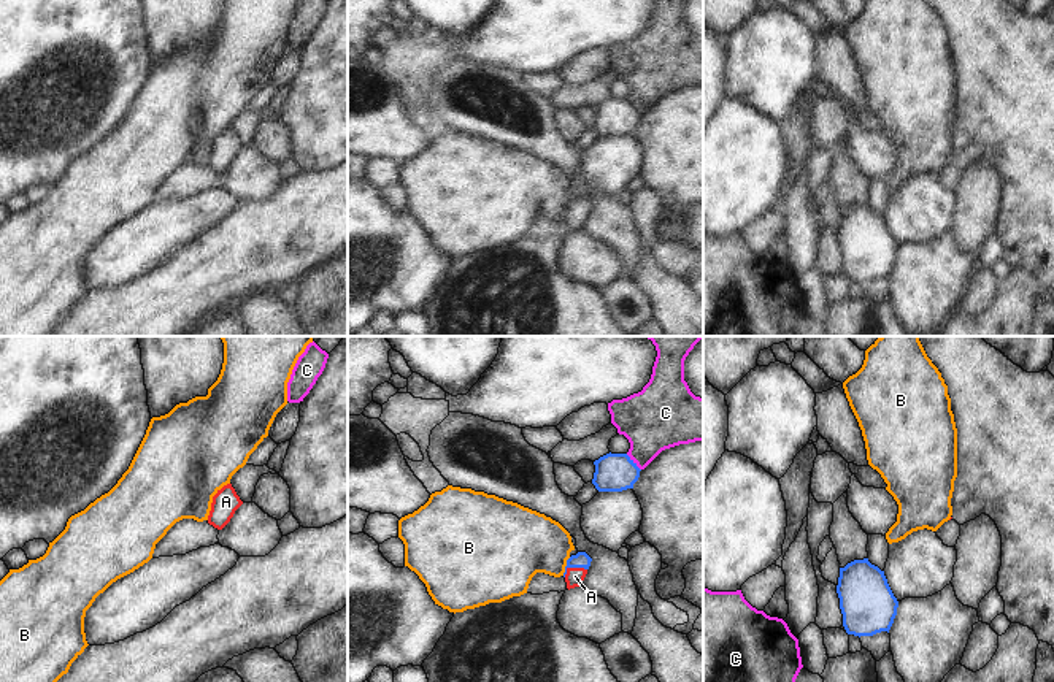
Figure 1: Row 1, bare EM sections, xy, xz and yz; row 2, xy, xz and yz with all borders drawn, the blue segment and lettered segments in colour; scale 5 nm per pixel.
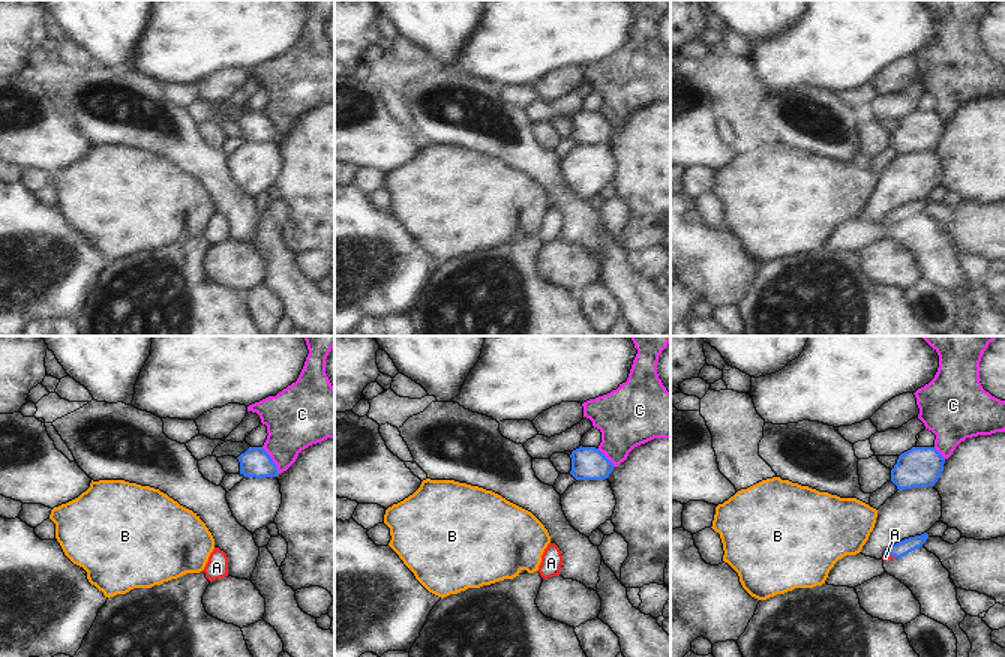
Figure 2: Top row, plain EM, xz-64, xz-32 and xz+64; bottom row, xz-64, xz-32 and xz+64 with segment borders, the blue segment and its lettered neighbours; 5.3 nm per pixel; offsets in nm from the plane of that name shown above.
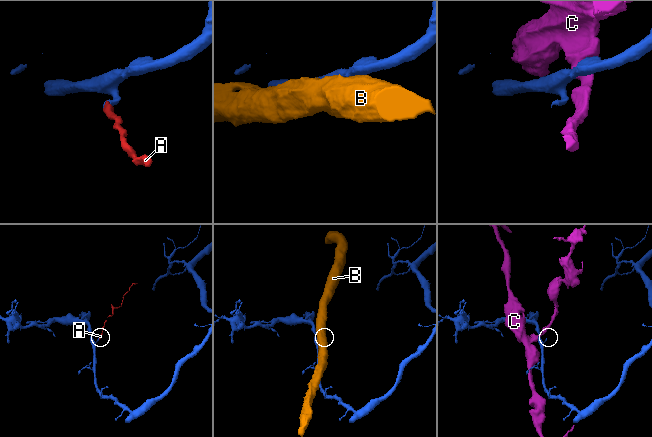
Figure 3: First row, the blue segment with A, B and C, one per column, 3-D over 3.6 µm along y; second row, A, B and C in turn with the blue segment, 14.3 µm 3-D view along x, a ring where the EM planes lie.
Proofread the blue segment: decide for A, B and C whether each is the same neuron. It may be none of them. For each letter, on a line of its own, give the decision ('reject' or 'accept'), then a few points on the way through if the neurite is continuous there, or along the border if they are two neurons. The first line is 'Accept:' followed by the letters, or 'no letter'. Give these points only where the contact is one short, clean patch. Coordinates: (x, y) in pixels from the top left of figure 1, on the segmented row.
Accept: A
A: accept | across xz (581, 559), (573, 567), (575, 576)
B: reject | along xz (570, 557), (562, 574)
C: reject | along xz (626, 454), (640, 470)

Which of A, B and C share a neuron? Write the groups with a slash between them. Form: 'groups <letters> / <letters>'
groups A / B / C

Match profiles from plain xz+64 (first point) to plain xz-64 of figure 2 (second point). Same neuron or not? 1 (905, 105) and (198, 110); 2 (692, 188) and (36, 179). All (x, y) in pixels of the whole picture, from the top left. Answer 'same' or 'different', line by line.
1: same
2: same

